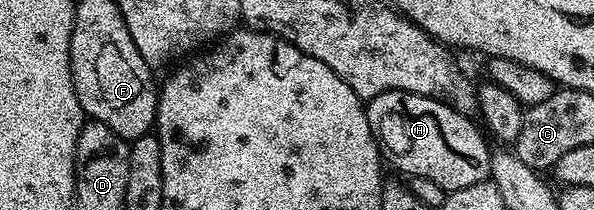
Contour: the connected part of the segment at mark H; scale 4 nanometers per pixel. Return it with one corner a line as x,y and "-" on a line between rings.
386,90
373,100
367,101
366,107
370,130
376,136
376,143
380,146
383,159
387,163
389,160
398,171
405,172
405,177
430,178
430,182
442,186
445,193
462,190
462,186
474,186
474,182
489,179
492,152
490,147
488,148
489,141
485,133
479,127
476,129
469,117
463,116
443,99
414,94
406,90

